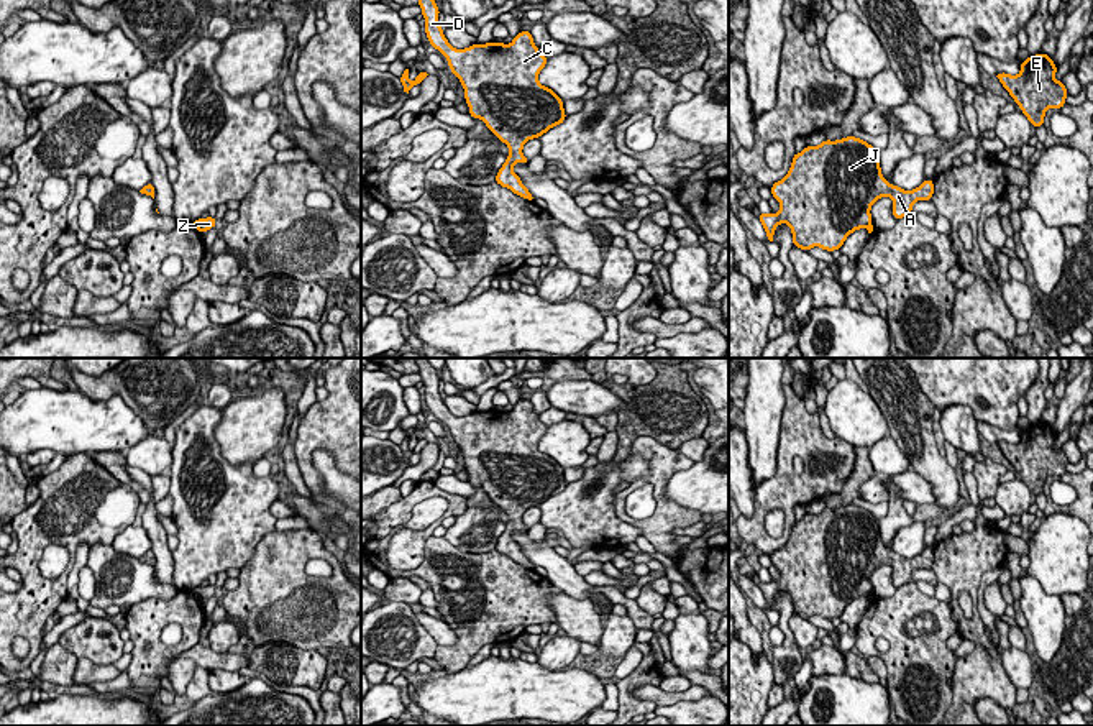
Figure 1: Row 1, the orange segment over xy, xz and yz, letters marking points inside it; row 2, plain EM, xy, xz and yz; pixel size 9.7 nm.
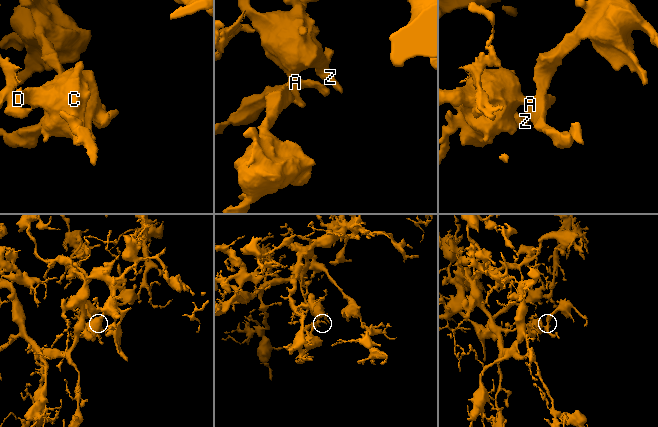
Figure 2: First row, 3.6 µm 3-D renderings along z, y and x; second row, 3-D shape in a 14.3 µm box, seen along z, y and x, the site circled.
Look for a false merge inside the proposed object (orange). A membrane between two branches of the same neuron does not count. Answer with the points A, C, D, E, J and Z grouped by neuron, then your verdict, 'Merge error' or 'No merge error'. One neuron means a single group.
Groups: A C D E J Z. No merge error

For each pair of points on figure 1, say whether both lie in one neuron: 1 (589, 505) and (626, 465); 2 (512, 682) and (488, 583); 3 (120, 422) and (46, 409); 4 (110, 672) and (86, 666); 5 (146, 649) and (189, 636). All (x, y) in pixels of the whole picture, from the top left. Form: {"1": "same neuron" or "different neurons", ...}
{"1": "same neuron", "2": "different neurons", "3": "same neuron", "4": "same neuron", "5": "same neuron"}

